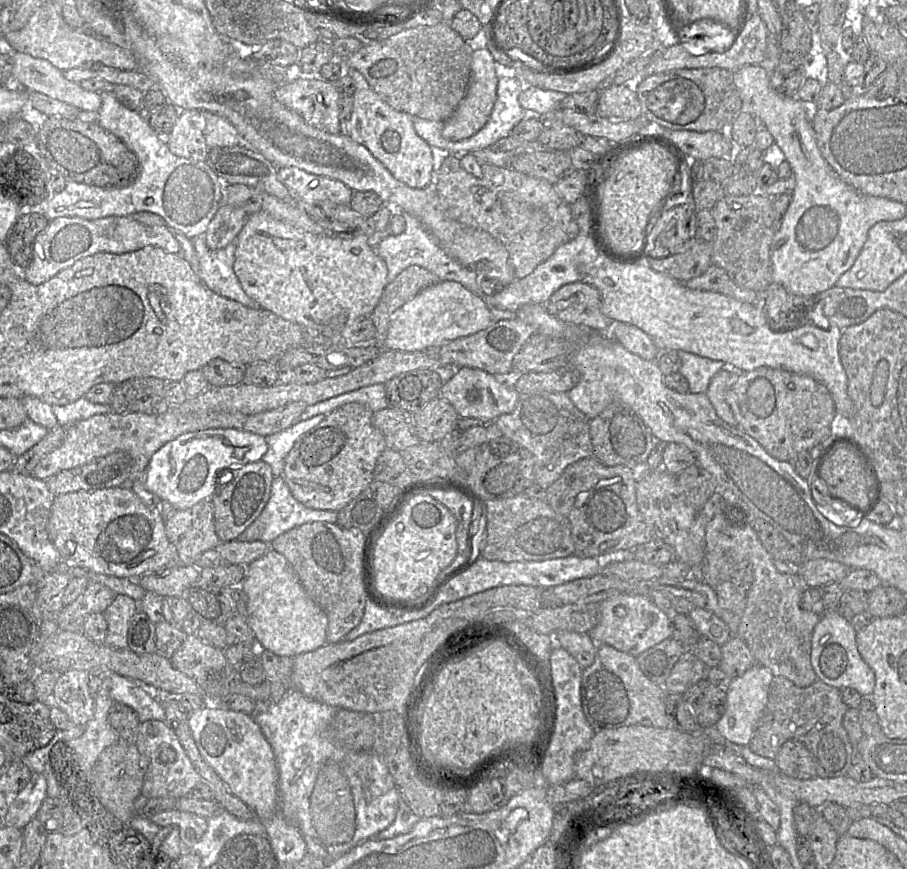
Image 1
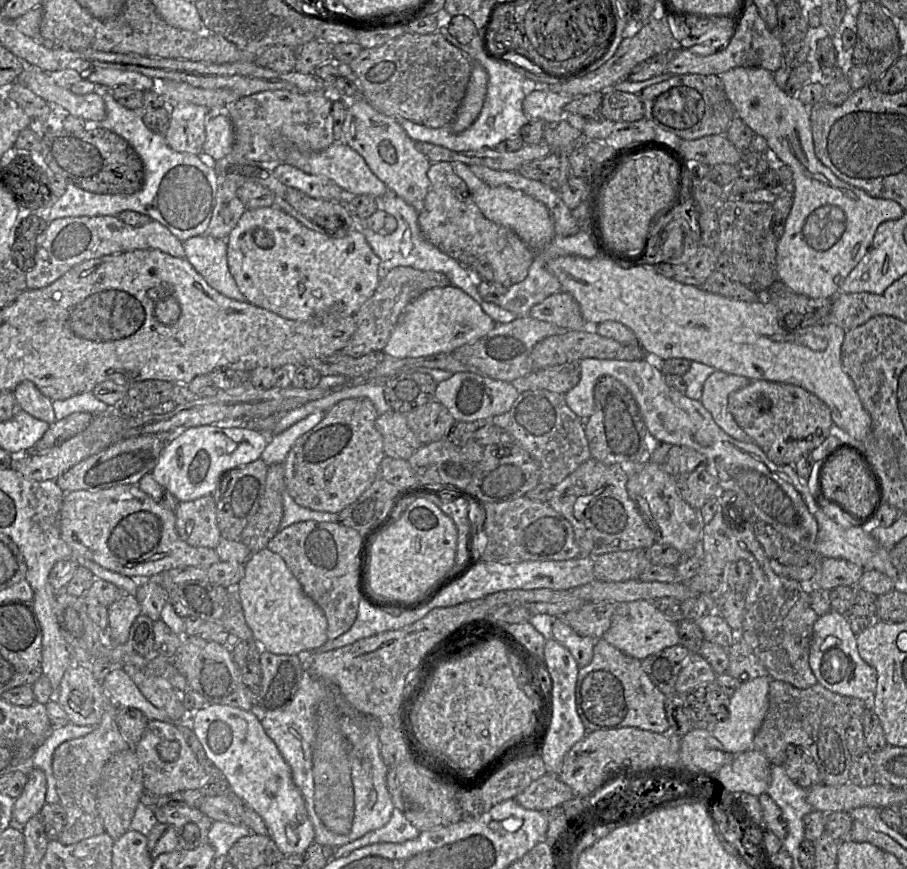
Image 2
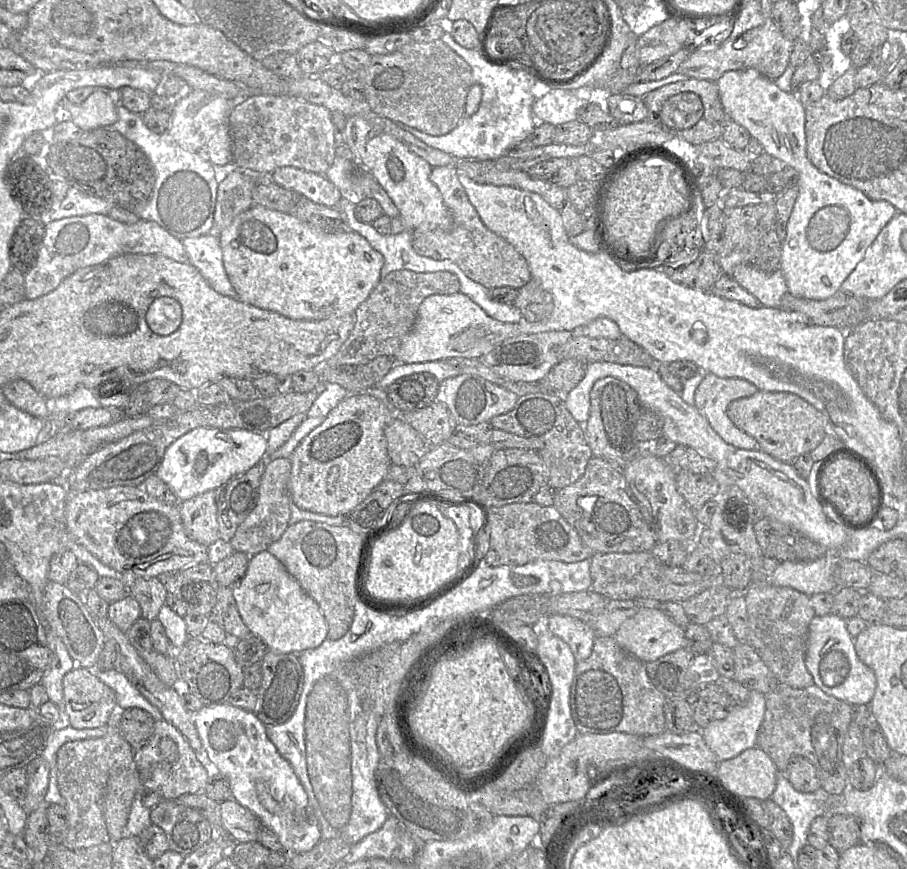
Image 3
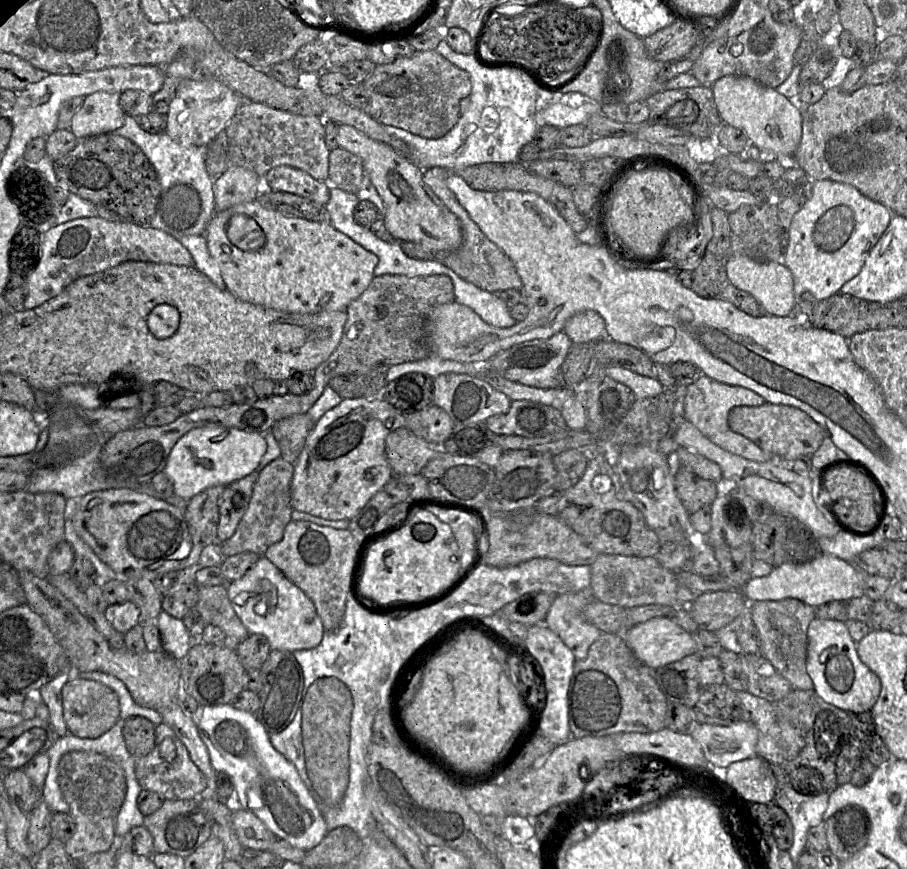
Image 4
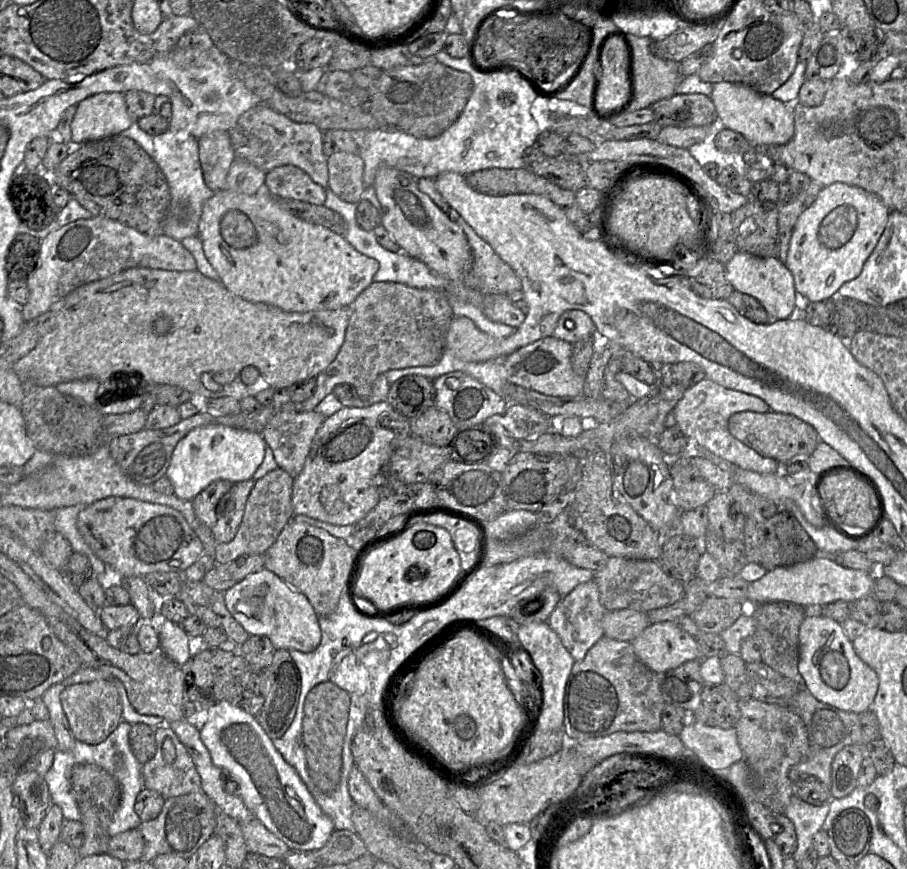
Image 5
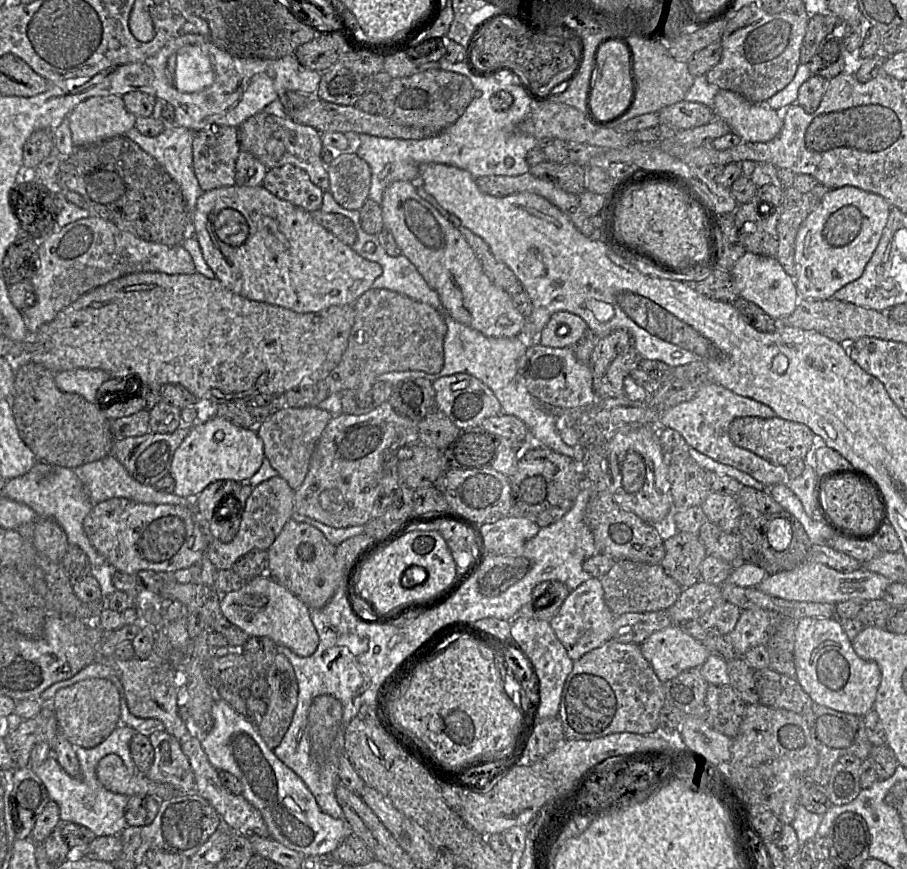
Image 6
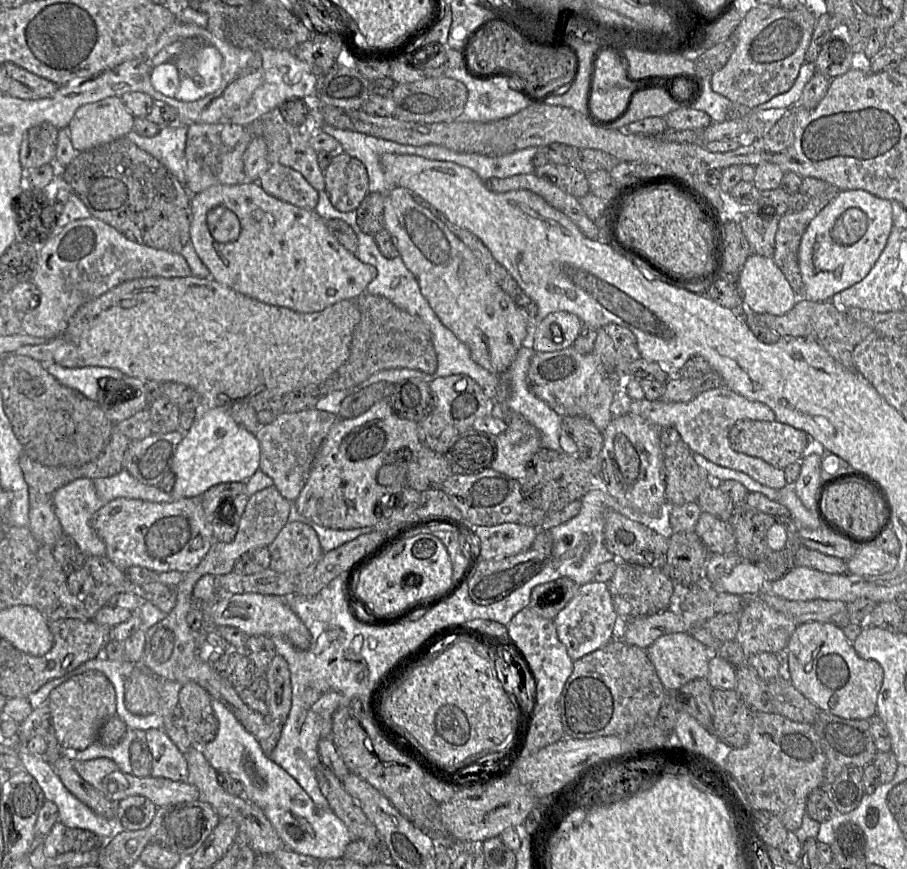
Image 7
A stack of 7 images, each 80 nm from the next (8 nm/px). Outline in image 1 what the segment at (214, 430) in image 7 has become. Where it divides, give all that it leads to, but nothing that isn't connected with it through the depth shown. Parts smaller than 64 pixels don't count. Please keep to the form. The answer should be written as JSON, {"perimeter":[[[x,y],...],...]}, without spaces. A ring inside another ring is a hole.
{"perimeter":[[[211,428],[182,434],[162,446],[151,458],[144,473],[147,488],[160,499],[170,502],[175,509],[190,508],[196,503],[210,499],[217,487],[221,473],[260,460],[268,450],[267,436],[235,428]]]}

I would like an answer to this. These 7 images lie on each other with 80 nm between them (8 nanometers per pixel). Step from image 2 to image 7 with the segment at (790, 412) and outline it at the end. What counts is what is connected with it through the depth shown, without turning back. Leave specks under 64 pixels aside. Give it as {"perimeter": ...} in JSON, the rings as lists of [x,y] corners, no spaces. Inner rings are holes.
{"perimeter":[[[745,419],[733,425],[729,432],[729,445],[739,453],[760,458],[770,465],[784,469],[799,459],[804,459],[809,443],[807,433],[778,421],[758,421]]]}

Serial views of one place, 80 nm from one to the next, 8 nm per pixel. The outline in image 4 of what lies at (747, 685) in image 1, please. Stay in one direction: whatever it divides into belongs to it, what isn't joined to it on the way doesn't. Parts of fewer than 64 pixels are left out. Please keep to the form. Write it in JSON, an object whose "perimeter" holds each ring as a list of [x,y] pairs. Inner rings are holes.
{"perimeter":[[[734,721],[729,725],[693,723],[686,732],[701,746],[706,759],[717,767],[726,768],[733,762],[758,756],[758,730],[750,721]]]}

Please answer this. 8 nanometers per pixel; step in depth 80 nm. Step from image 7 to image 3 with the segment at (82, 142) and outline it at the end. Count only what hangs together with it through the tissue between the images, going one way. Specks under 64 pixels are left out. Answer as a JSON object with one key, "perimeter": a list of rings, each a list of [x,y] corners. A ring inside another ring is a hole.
{"perimeter":[[[96,89],[81,104],[73,104],[66,97],[62,100],[63,118],[70,120],[84,131],[104,128],[118,120],[119,91]]]}

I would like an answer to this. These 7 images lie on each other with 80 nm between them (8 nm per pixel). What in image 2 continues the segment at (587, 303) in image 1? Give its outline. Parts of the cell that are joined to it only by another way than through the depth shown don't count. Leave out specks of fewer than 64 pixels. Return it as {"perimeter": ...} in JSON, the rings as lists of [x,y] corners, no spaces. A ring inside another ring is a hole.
{"perimeter":[[[563,291],[553,294],[534,305],[527,316],[555,324],[564,330],[591,328],[583,319],[577,301],[571,294]]]}

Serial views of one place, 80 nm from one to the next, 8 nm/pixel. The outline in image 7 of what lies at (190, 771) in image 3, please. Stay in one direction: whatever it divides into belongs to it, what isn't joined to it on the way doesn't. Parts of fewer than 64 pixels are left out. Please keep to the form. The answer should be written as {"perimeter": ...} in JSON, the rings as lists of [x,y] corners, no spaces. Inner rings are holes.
{"perimeter":[[[152,728],[143,733],[152,754],[152,777],[173,781],[188,781],[186,756],[177,748],[163,729]]]}

